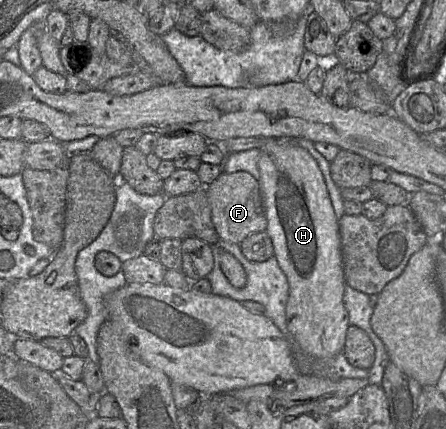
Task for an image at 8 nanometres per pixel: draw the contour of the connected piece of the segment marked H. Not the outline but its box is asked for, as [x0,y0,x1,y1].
[258,138,350,362]

